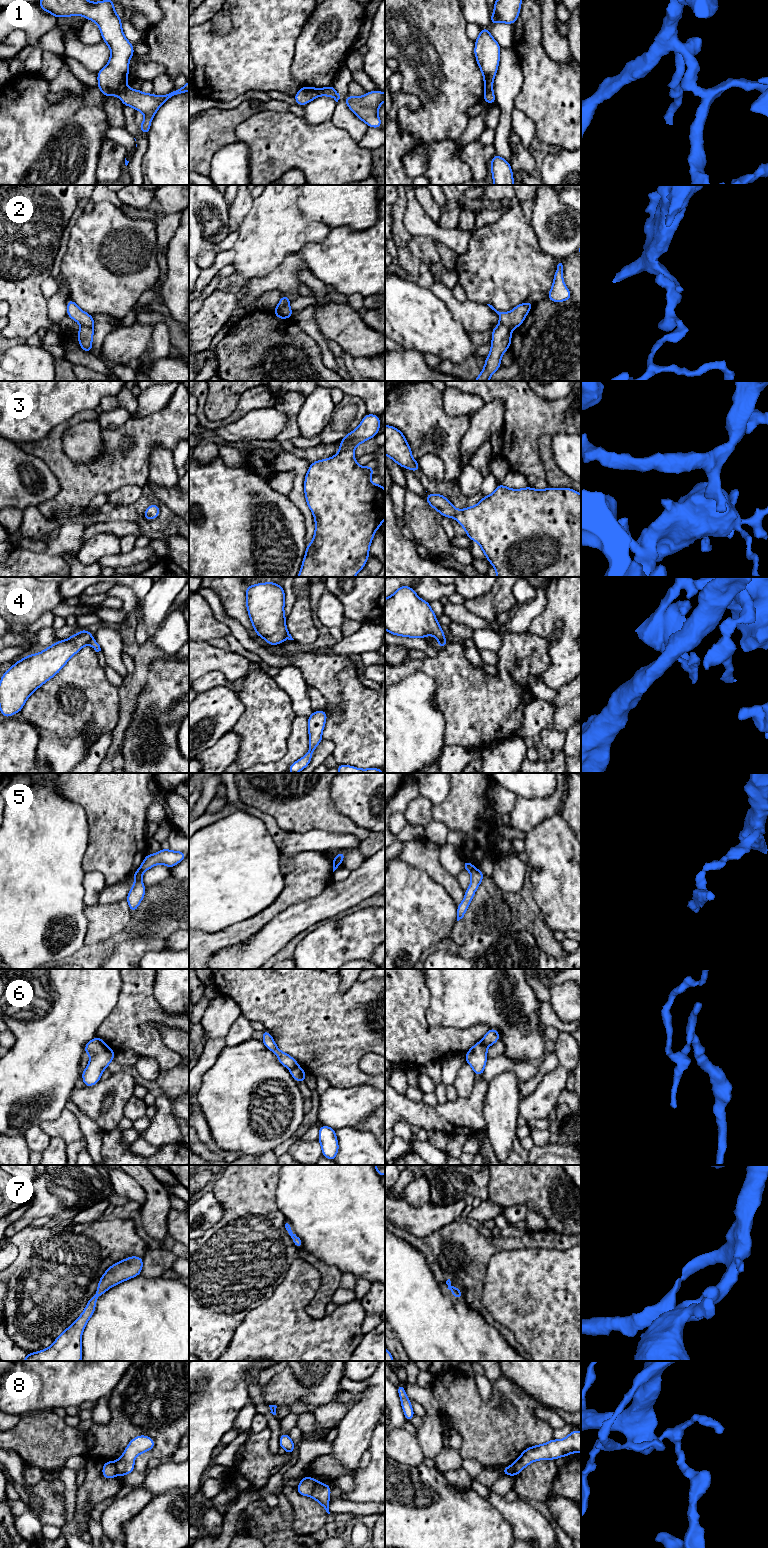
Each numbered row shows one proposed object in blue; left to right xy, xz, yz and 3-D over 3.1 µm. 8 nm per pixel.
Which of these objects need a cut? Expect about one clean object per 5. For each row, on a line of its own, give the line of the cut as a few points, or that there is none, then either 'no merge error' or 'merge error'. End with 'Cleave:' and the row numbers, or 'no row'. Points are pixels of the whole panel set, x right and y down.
1: xy (126, 87), (118, 95) | merge error
2: xy (81, 325), (92, 326) | merge error
3: no cut | no merge error
4: yz (444, 638), (439, 642) | merge error
5: xz (334, 857), (341, 863) | merge error
6: xz (298, 1065), (290, 1069) | merge error
7: no cut | no merge error
8: xz (317, 1481), (310, 1495) | merge error
Cleave: 1, 2, 4, 5, 6, 8

